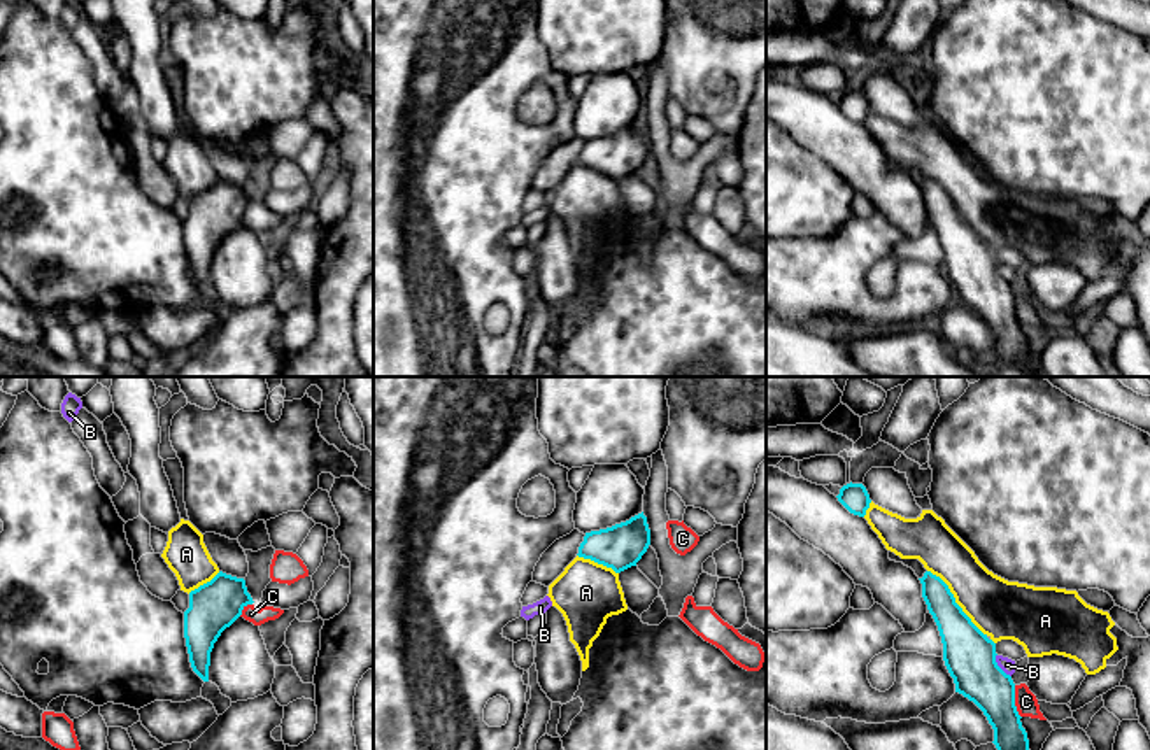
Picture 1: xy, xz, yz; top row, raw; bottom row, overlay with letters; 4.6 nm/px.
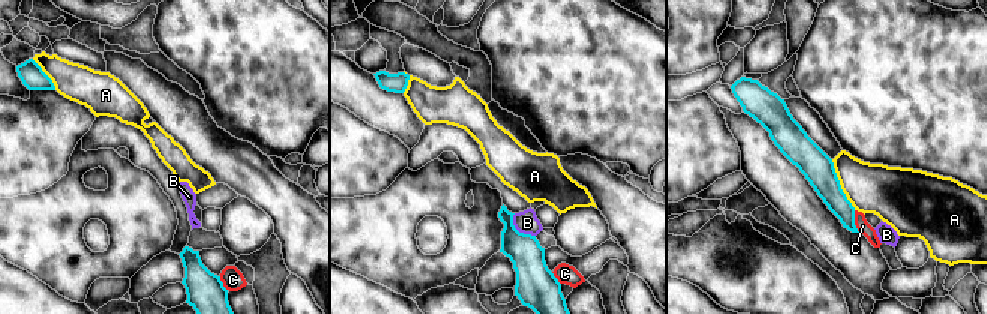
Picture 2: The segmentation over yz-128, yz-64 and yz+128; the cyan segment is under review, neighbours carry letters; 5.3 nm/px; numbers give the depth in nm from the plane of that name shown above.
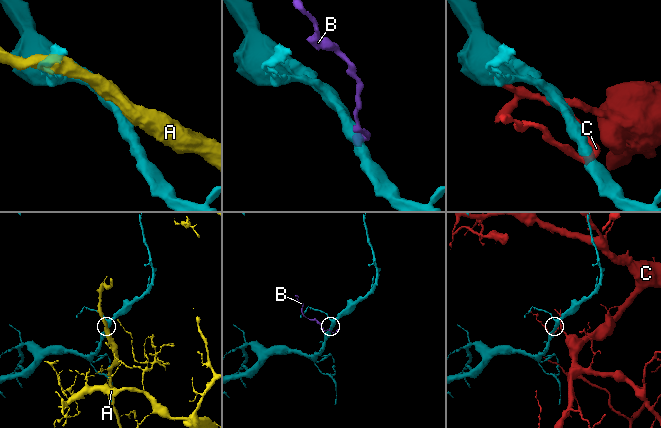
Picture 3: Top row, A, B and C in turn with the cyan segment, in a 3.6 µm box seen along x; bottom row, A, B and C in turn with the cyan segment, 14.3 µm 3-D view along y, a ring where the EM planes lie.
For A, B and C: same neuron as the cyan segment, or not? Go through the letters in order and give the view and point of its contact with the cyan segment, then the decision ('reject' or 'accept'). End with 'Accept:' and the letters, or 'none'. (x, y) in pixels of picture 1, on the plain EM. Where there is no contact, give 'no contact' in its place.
A: yz (954, 209) | reject
B: yz (998, 274) | reject
C: yz (1014, 309) | reject
Accept: none

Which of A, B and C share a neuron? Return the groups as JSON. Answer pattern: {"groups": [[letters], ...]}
{"groups": [["A"], ["B"], ["C"]]}

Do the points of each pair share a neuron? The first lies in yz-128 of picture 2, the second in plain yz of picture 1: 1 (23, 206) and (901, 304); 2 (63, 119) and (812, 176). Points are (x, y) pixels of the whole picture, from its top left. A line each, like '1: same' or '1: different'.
1: same
2: same

